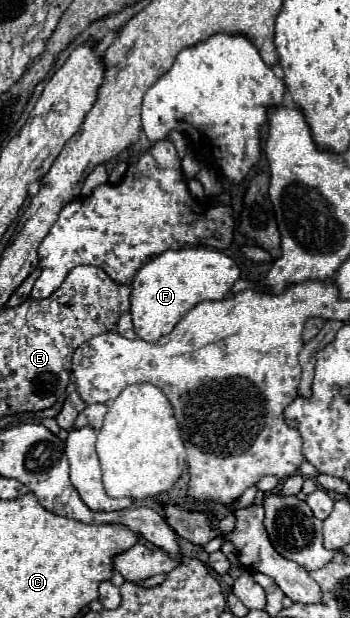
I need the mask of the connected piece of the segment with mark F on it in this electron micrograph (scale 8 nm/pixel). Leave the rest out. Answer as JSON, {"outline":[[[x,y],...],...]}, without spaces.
{"outline":[[[180,248],[180,250],[166,250],[162,254],[158,254],[154,260],[148,260],[134,276],[132,280],[132,294],[130,294],[130,314],[132,314],[132,324],[134,324],[134,332],[146,340],[146,342],[156,342],[162,336],[166,336],[168,332],[172,332],[172,328],[176,326],[176,322],[196,304],[204,302],[204,300],[222,300],[232,284],[240,278],[240,270],[236,266],[236,262],[222,254],[220,250],[214,248]]]}

